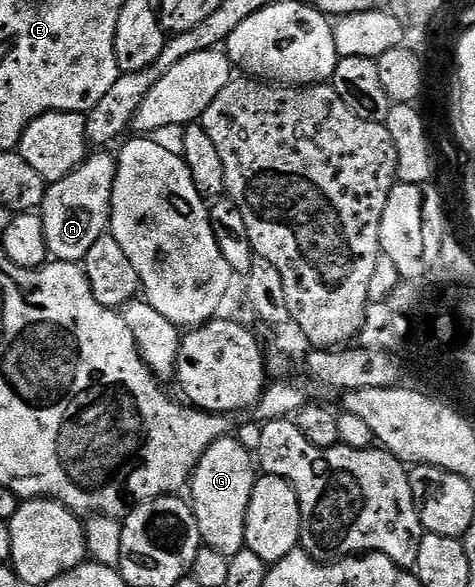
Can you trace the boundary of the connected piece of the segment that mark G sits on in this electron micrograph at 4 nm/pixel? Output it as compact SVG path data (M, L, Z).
M224 437L213 441L213 445L205 449L189 484L189 502L197 517L197 529L204 547L212 547L217 553L228 557L244 550L245 517L256 478L256 460L252 452L240 445L238 438Z

